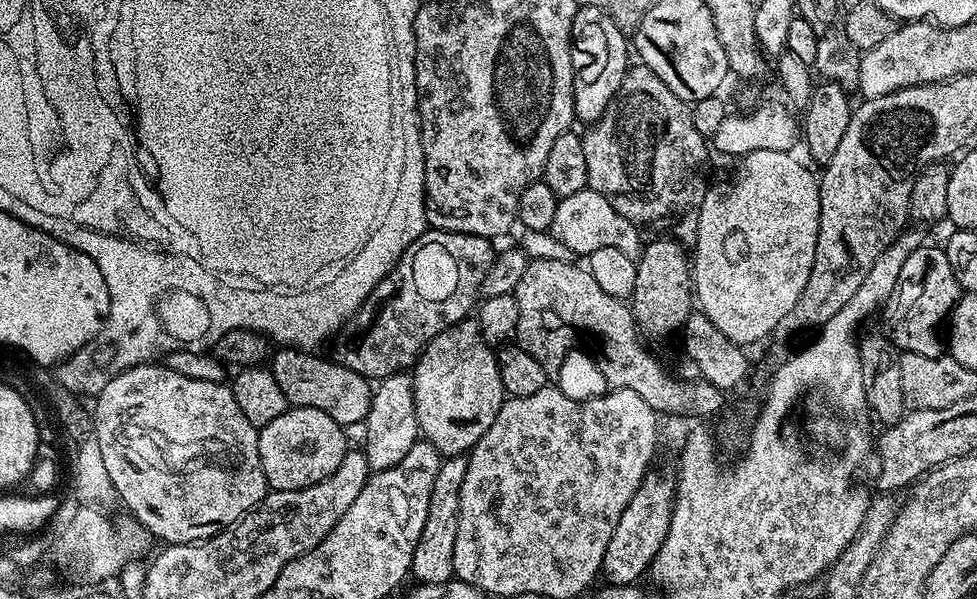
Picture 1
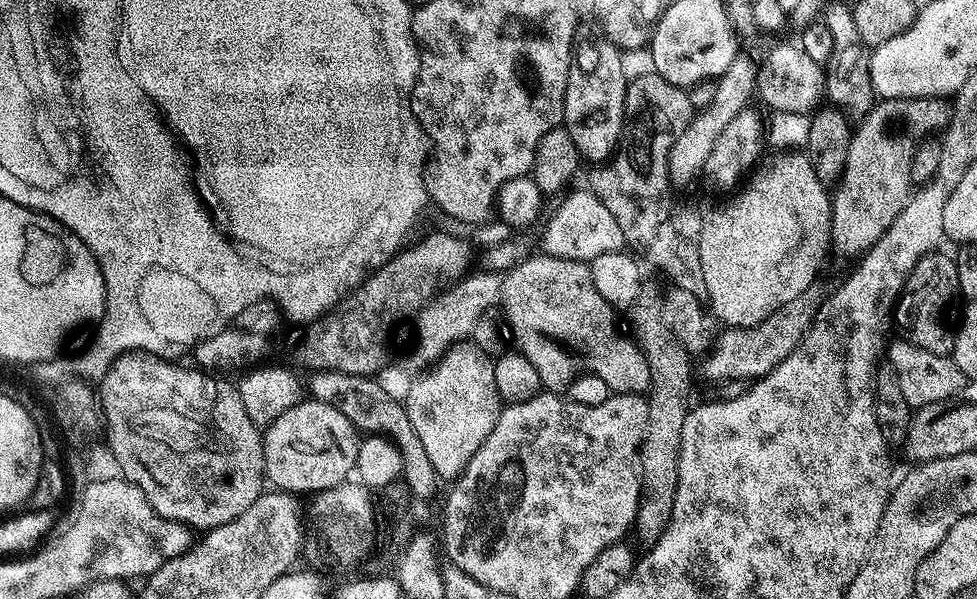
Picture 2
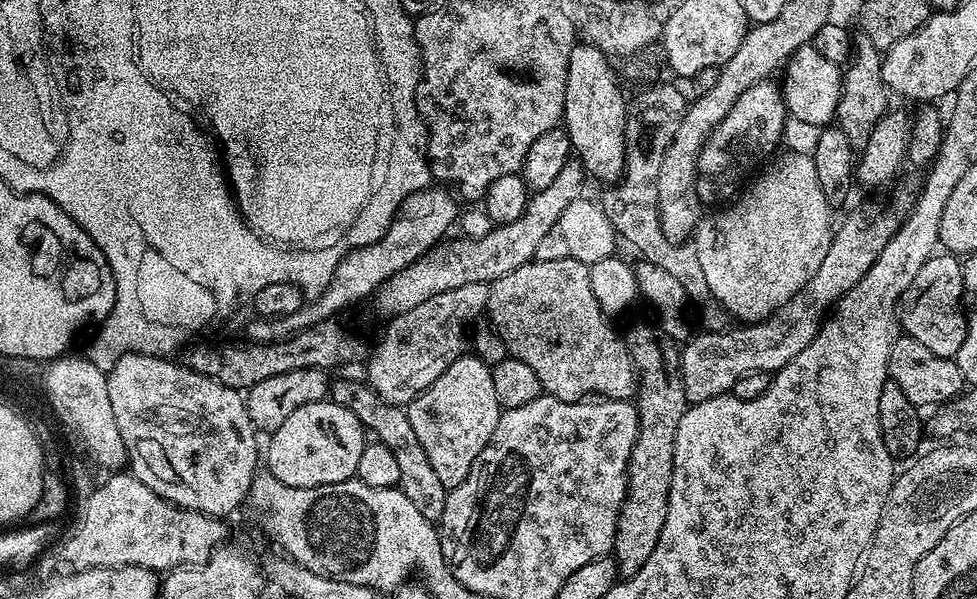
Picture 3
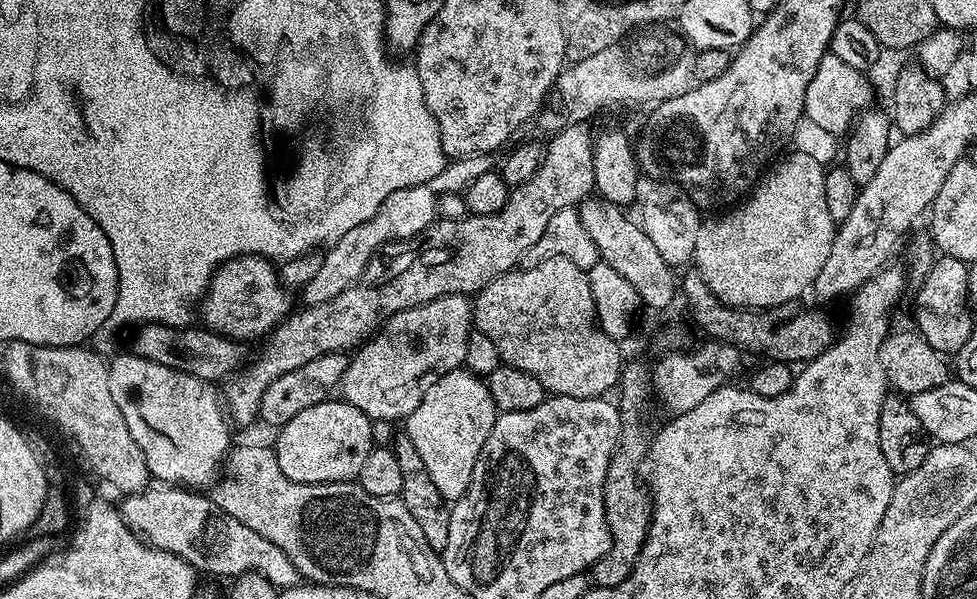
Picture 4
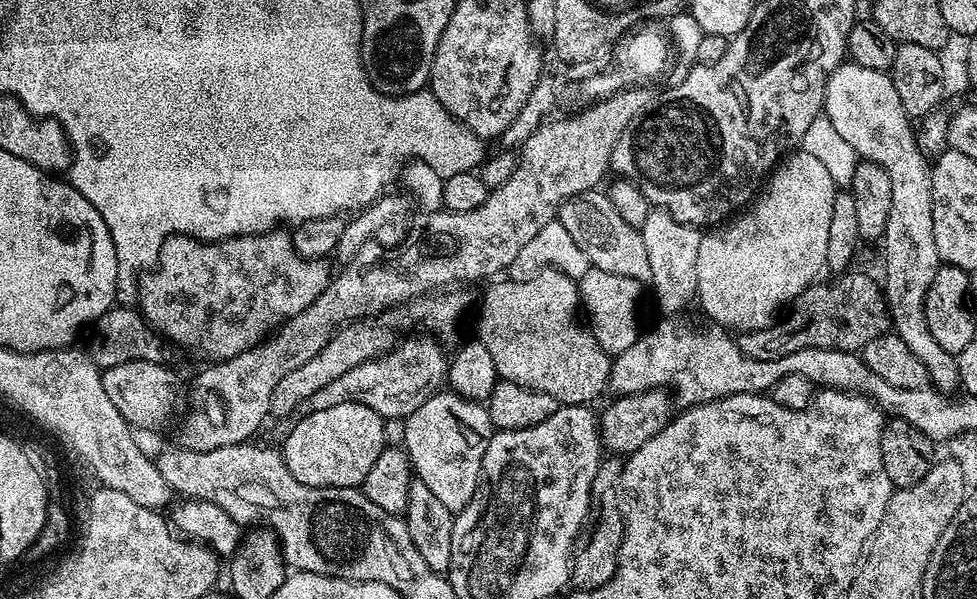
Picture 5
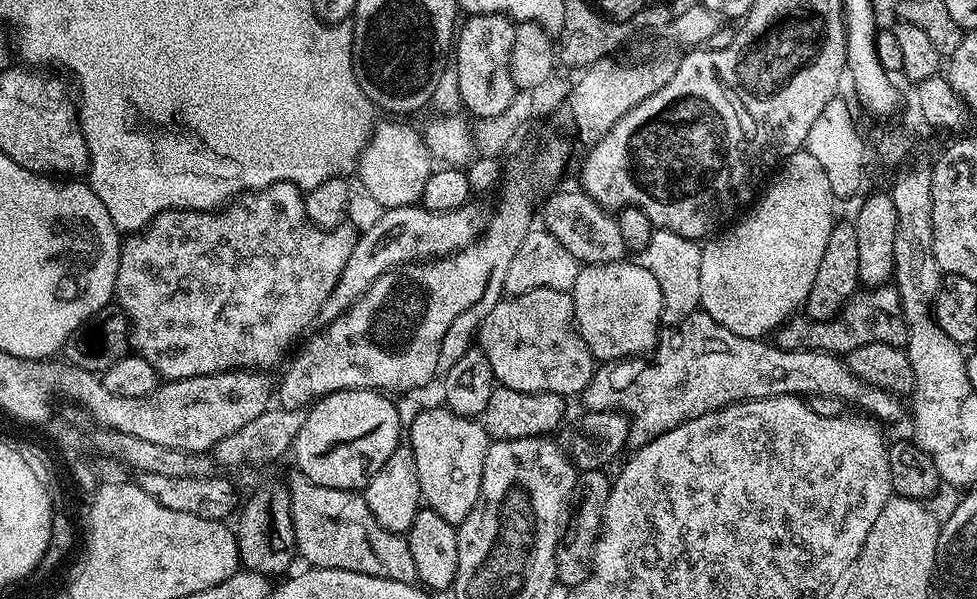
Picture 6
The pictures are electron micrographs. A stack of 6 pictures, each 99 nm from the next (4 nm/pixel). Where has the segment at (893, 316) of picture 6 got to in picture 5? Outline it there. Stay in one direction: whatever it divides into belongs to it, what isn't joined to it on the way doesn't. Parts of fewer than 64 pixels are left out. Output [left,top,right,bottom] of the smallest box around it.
[735,271,892,360]

